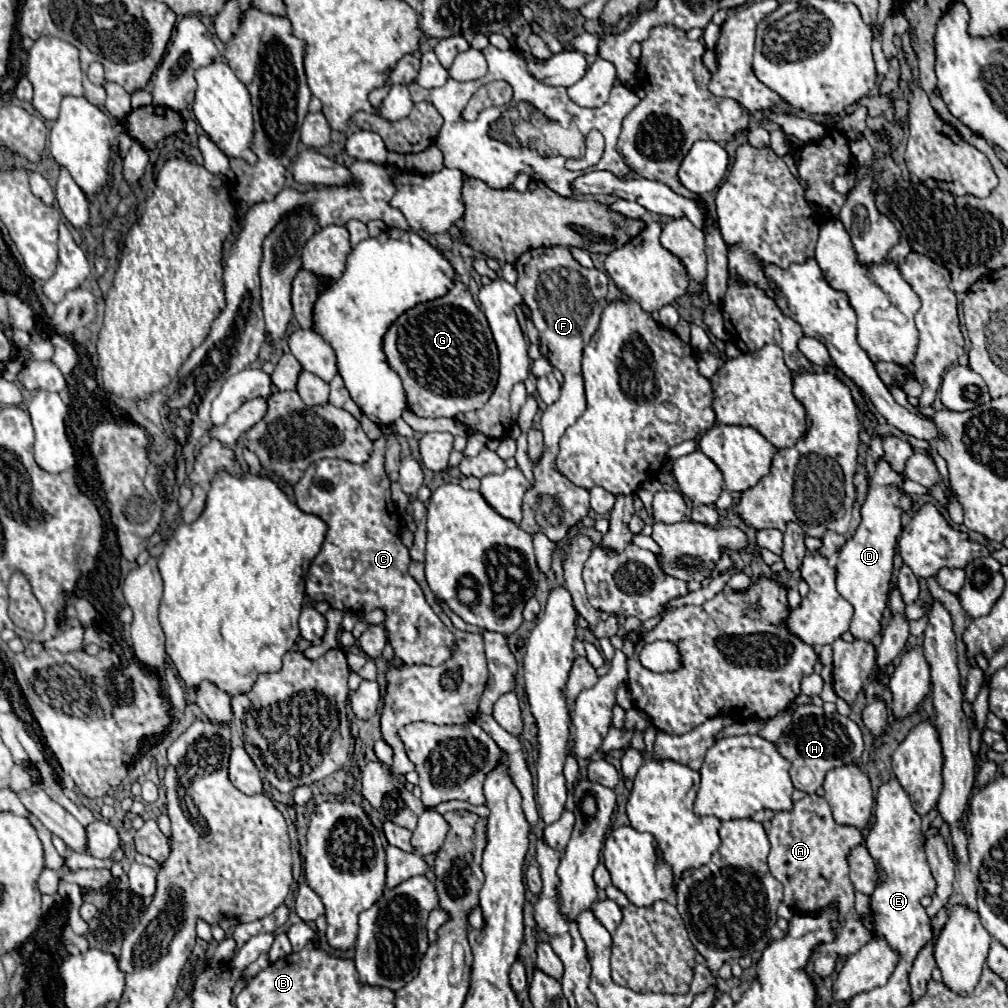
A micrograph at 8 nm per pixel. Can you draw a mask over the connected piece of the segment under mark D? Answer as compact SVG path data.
M884 457L876 463L870 475L868 497L860 509L862 521L856 533L840 549L840 557L836 565L838 571L836 589L854 607L854 619L850 631L856 639L872 641L874 635L880 631L880 617L886 609L888 593L894 577L894 549L896 549L896 539L902 533L902 513L912 509L914 505L910 495L902 489L904 479L906 479L904 473L896 473Z

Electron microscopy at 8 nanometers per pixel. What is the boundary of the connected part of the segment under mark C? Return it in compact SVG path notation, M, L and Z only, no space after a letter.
M380 431L380 437L374 441L374 451L366 463L350 463L344 459L320 459L312 463L302 479L294 487L296 505L306 511L314 513L326 521L328 533L326 541L310 565L306 575L306 593L314 601L328 601L330 607L354 613L368 613L372 609L382 609L386 613L384 627L388 629L390 645L396 657L404 665L442 665L454 647L454 635L446 629L446 625L438 619L438 615L430 609L424 599L420 585L408 573L410 553L400 541L400 515L392 501L390 481L384 473L384 455L386 455L386 433Z

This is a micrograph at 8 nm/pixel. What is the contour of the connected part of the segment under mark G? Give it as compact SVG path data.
M454 281L454 287L444 297L420 303L414 309L400 315L384 337L384 353L390 367L402 379L408 397L408 409L418 417L456 417L458 413L482 409L488 403L492 389L496 389L500 369L498 349L492 341L492 331L488 329L484 313L474 303L474 297L462 281Z

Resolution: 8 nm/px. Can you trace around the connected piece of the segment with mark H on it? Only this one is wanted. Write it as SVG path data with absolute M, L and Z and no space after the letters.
M796 705L792 713L792 725L782 733L782 737L776 741L780 753L792 761L792 783L796 789L802 789L806 793L816 793L824 785L824 777L830 769L844 767L850 763L862 765L862 753L864 753L864 739L860 727L850 719L842 717L838 713L826 715L822 707L814 705Z

